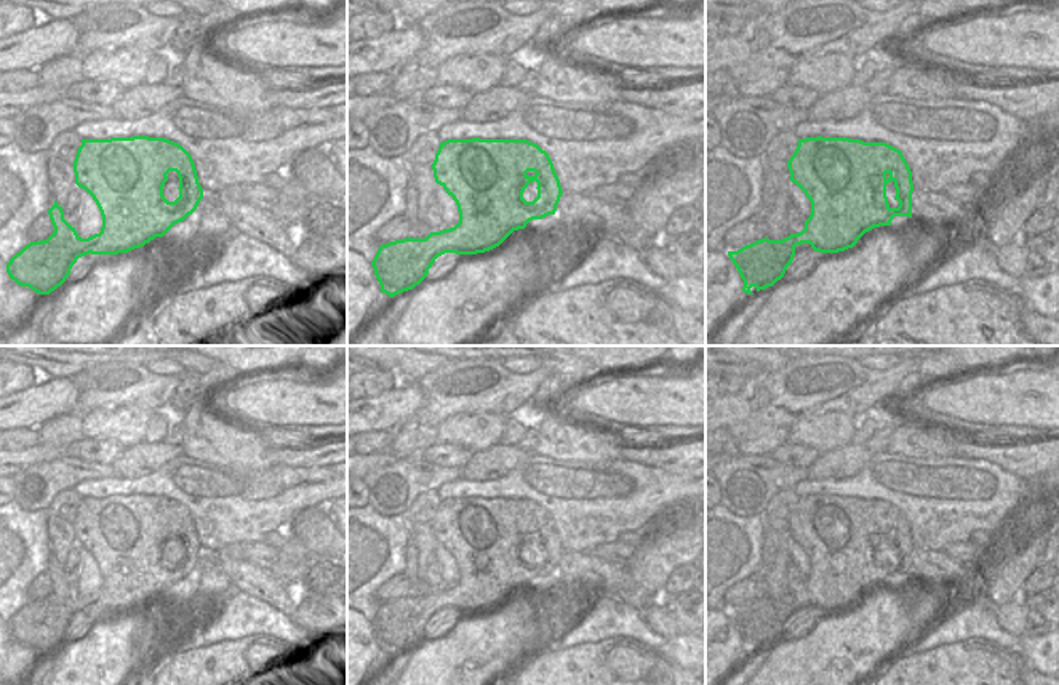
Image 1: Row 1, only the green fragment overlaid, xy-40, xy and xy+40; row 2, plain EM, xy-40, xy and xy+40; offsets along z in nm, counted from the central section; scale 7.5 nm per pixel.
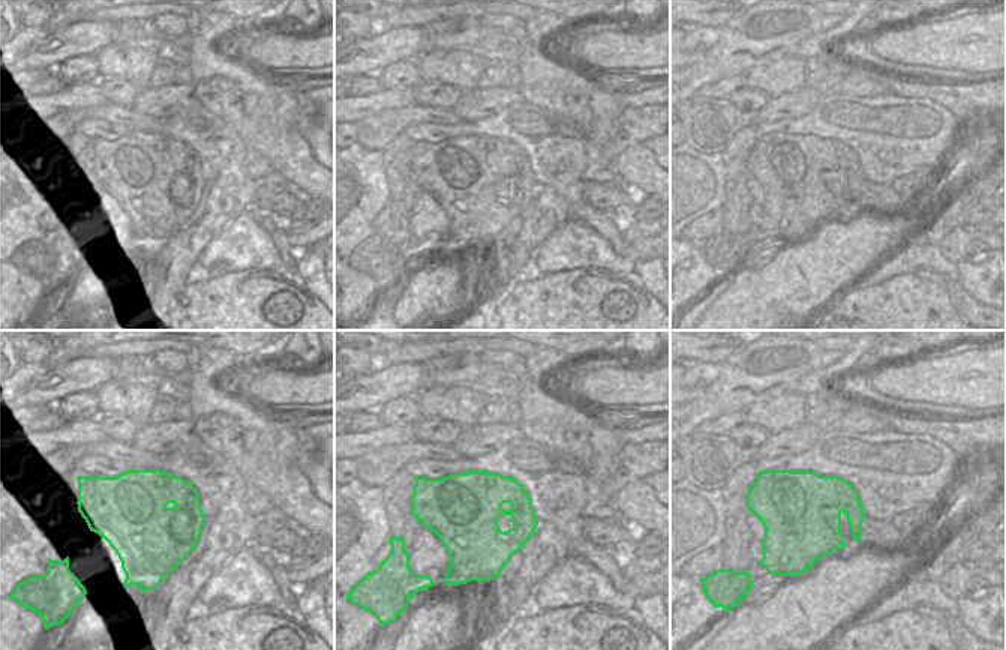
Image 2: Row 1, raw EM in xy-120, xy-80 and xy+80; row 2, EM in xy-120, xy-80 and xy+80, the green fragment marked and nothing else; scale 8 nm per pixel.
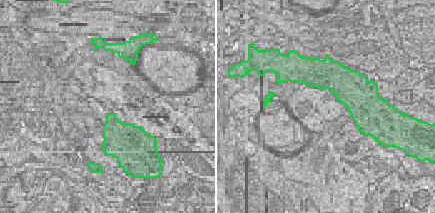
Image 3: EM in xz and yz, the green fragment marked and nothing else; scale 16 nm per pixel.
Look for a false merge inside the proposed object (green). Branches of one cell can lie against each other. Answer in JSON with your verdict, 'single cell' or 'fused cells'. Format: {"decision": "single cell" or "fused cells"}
{"decision": "single cell"}

